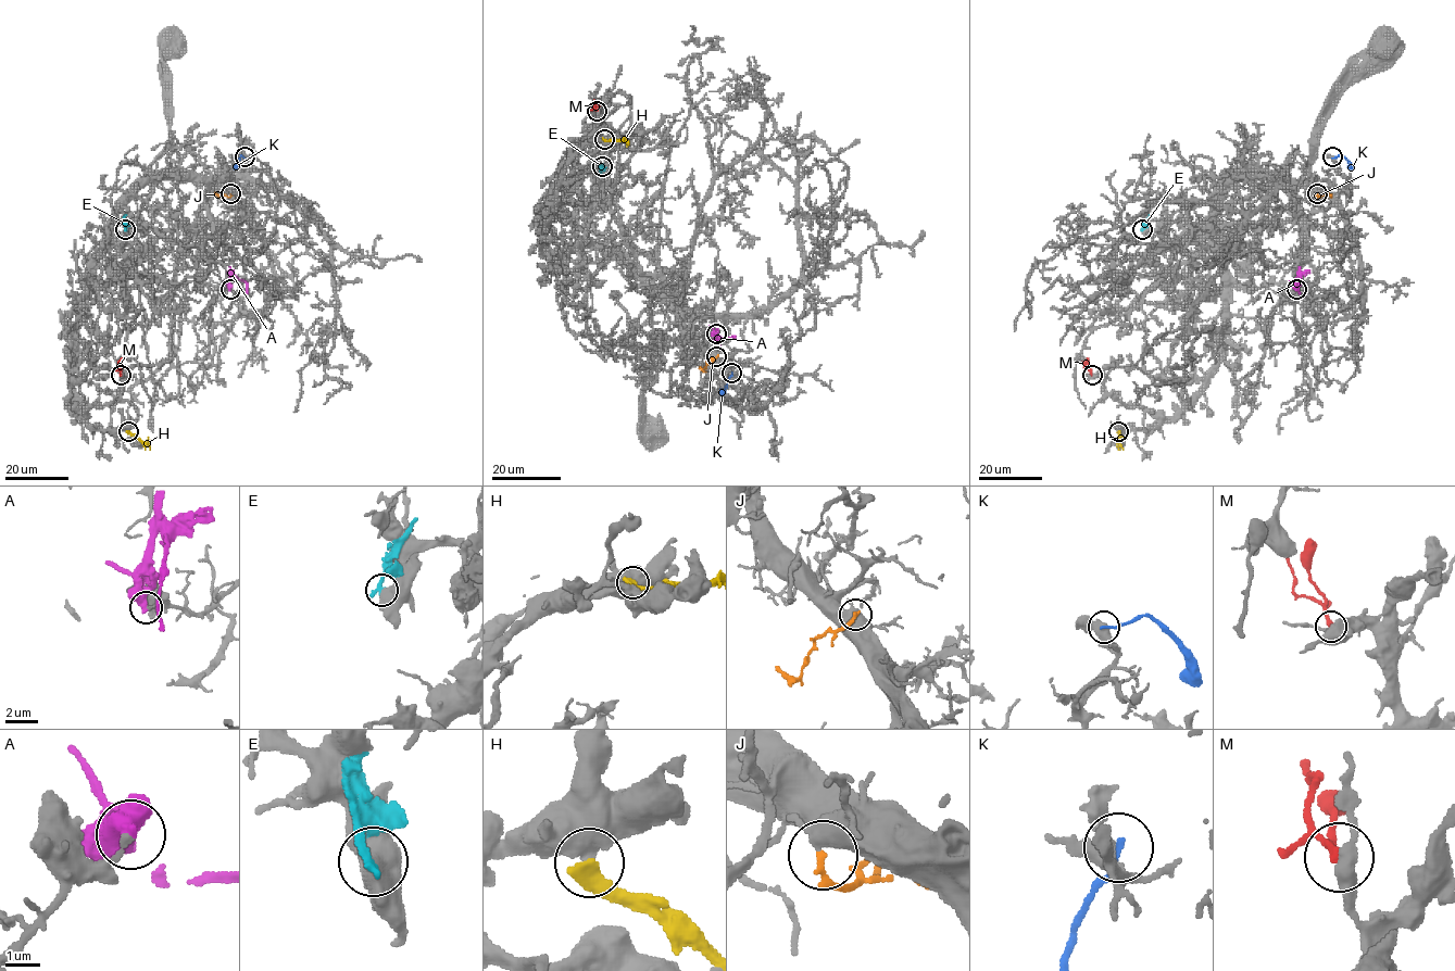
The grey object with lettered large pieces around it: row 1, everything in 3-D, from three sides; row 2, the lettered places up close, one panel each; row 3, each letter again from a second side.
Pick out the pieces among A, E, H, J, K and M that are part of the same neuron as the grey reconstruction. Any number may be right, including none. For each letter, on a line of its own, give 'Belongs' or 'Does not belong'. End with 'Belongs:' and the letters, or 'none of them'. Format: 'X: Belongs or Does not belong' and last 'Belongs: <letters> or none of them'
A: Does not belong
E: Does not belong
H: Does not belong
J: Belongs
K: Does not belong
M: Does not belong
Belongs: J

